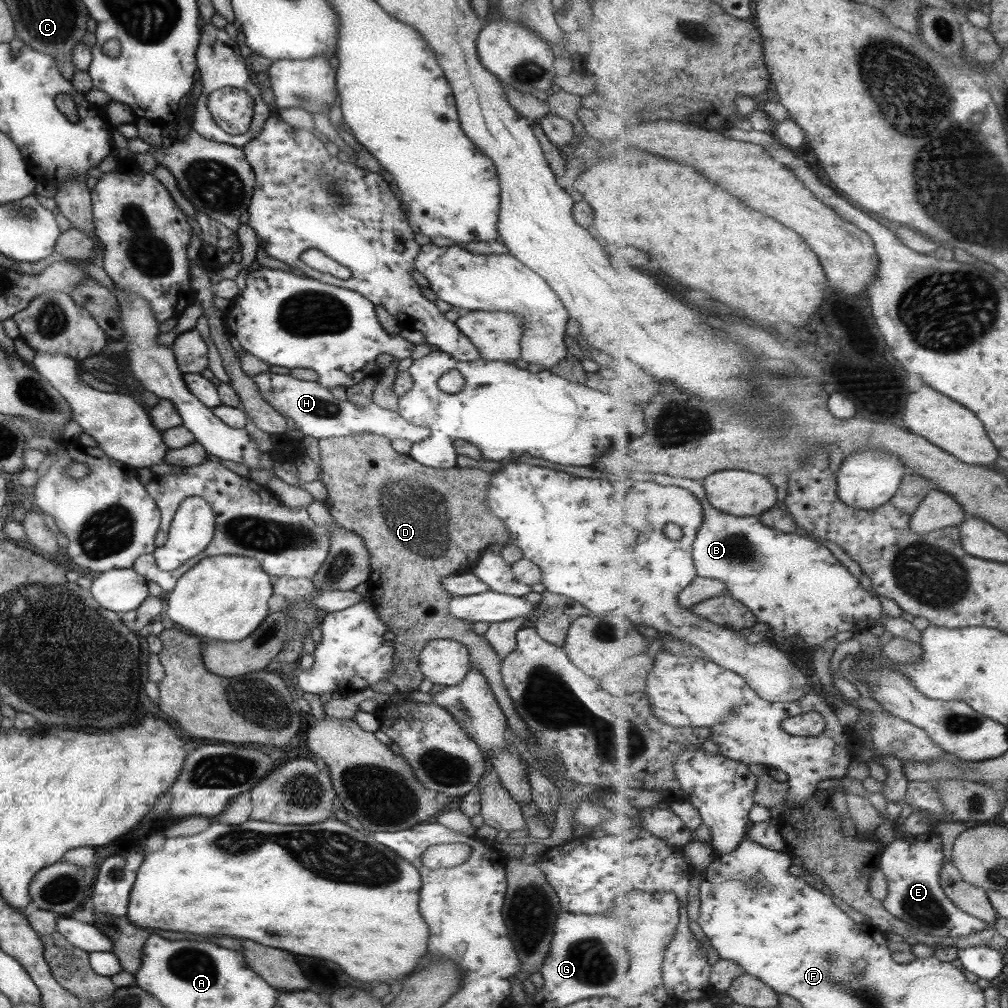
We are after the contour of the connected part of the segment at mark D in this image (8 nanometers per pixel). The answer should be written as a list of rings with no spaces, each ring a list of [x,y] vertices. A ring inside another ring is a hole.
[[[360,434],[339,438],[319,438],[318,452],[320,460],[320,472],[318,479],[326,488],[328,497],[325,500],[326,507],[331,513],[332,521],[339,527],[362,538],[364,548],[367,549],[370,562],[370,577],[367,580],[369,586],[370,603],[374,608],[377,618],[386,624],[386,631],[394,634],[390,640],[393,648],[393,672],[389,682],[393,684],[397,692],[409,694],[417,690],[423,674],[419,672],[419,652],[430,639],[451,639],[466,646],[469,661],[473,664],[473,670],[483,674],[487,680],[487,688],[496,698],[497,704],[505,718],[509,730],[513,732],[513,738],[523,740],[530,754],[544,768],[543,775],[552,782],[559,794],[558,806],[555,812],[546,815],[546,824],[551,833],[547,838],[539,842],[546,848],[559,846],[573,839],[570,821],[579,803],[585,798],[601,794],[597,788],[591,785],[575,785],[569,778],[562,776],[560,758],[555,755],[554,749],[542,748],[534,742],[534,736],[530,735],[529,729],[523,725],[503,683],[501,683],[501,660],[488,642],[473,633],[471,622],[453,618],[447,612],[447,601],[452,597],[445,592],[440,585],[440,578],[448,574],[471,573],[475,561],[487,546],[495,543],[508,542],[508,530],[504,522],[499,520],[488,508],[488,486],[492,474],[478,468],[451,467],[436,469],[421,466],[410,459],[407,454],[400,454],[391,448],[390,440],[383,435]]]

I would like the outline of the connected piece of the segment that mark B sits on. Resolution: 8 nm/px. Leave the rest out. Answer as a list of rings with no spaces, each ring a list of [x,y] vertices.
[[[654,473],[647,478],[663,486],[680,486],[681,488],[690,490],[695,496],[698,497],[699,502],[701,502],[703,505],[705,518],[705,521],[703,521],[703,524],[700,526],[698,537],[694,542],[694,559],[696,569],[698,570],[698,576],[715,578],[717,580],[726,582],[729,594],[733,598],[740,600],[745,606],[748,606],[751,609],[751,612],[755,613],[758,622],[767,624],[769,628],[773,630],[775,634],[775,642],[777,642],[779,646],[783,646],[783,650],[793,652],[793,650],[805,648],[805,644],[809,644],[809,646],[817,646],[817,644],[825,642],[827,638],[833,638],[835,634],[839,634],[839,632],[847,632],[847,630],[852,633],[860,633],[863,630],[867,630],[869,619],[881,622],[883,608],[881,608],[881,602],[879,602],[877,599],[877,595],[874,595],[871,591],[863,589],[859,584],[859,579],[856,576],[853,576],[851,571],[847,569],[846,566],[832,552],[829,552],[830,548],[826,548],[823,546],[823,544],[819,544],[819,540],[816,540],[815,542],[813,542],[813,540],[809,540],[809,535],[804,532],[787,533],[781,530],[775,530],[774,527],[769,527],[766,525],[766,523],[763,523],[762,519],[757,516],[740,517],[735,516],[734,514],[729,514],[726,511],[719,510],[709,502],[706,488],[702,485],[701,481],[661,473]]]

